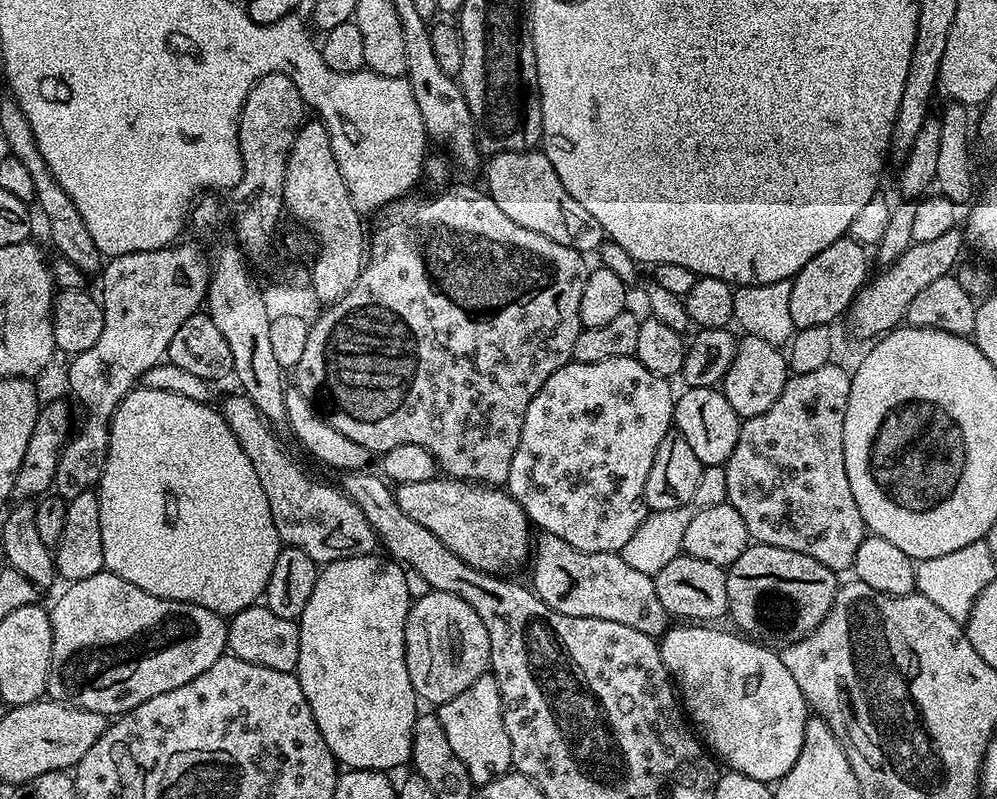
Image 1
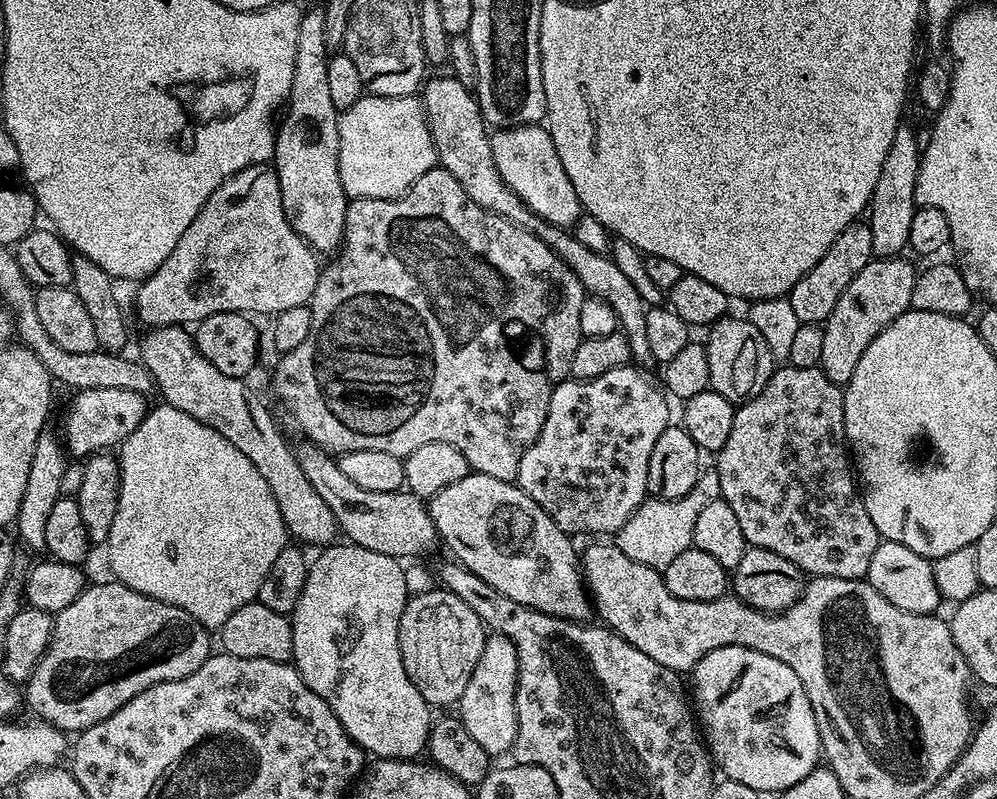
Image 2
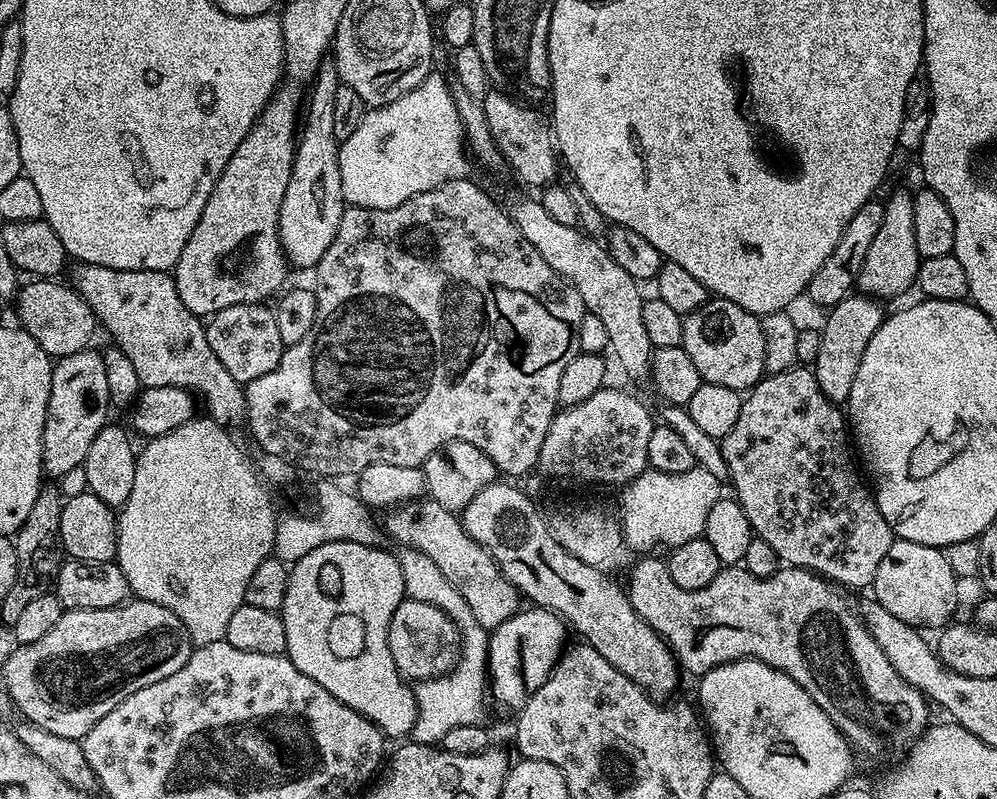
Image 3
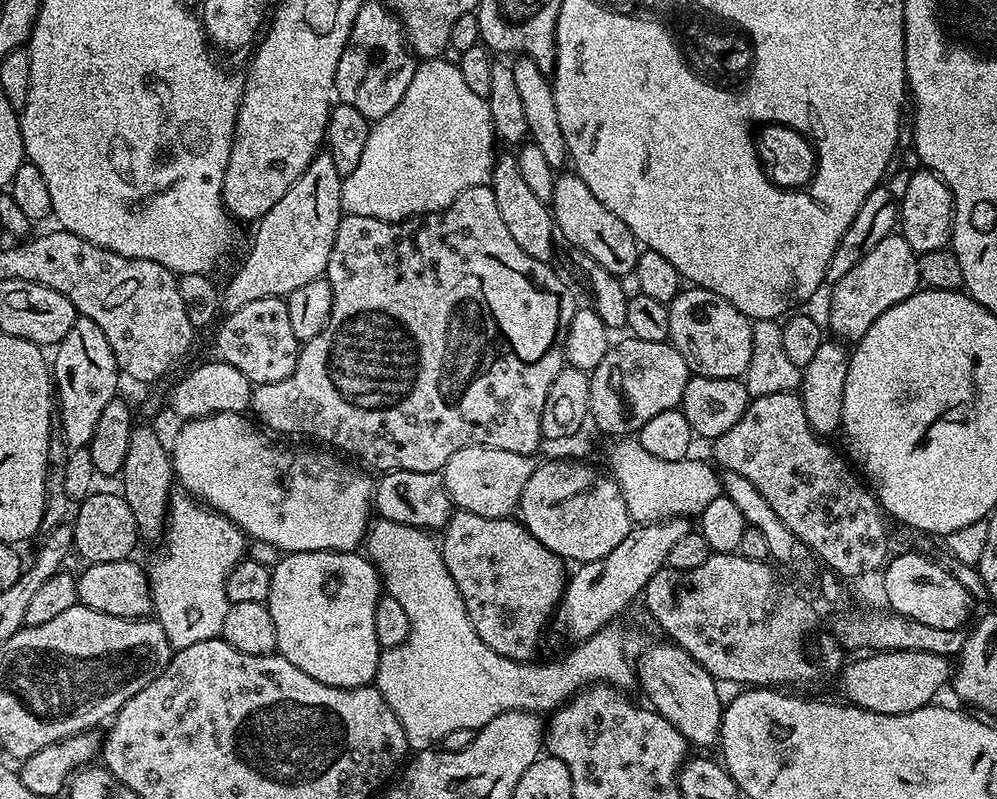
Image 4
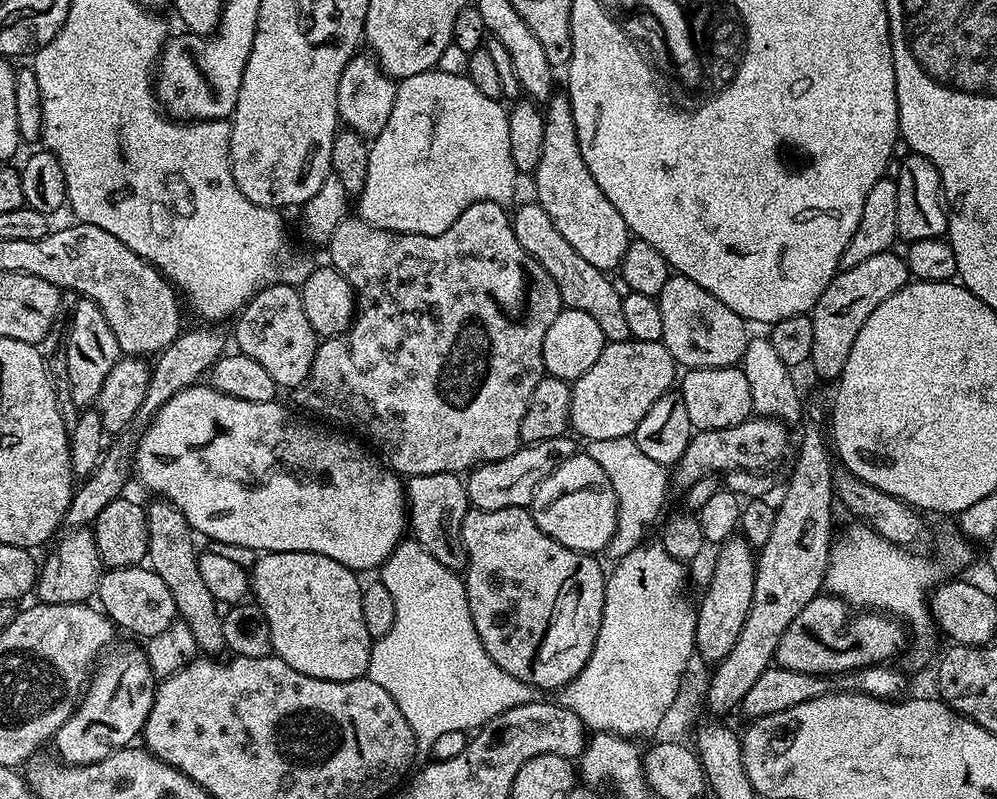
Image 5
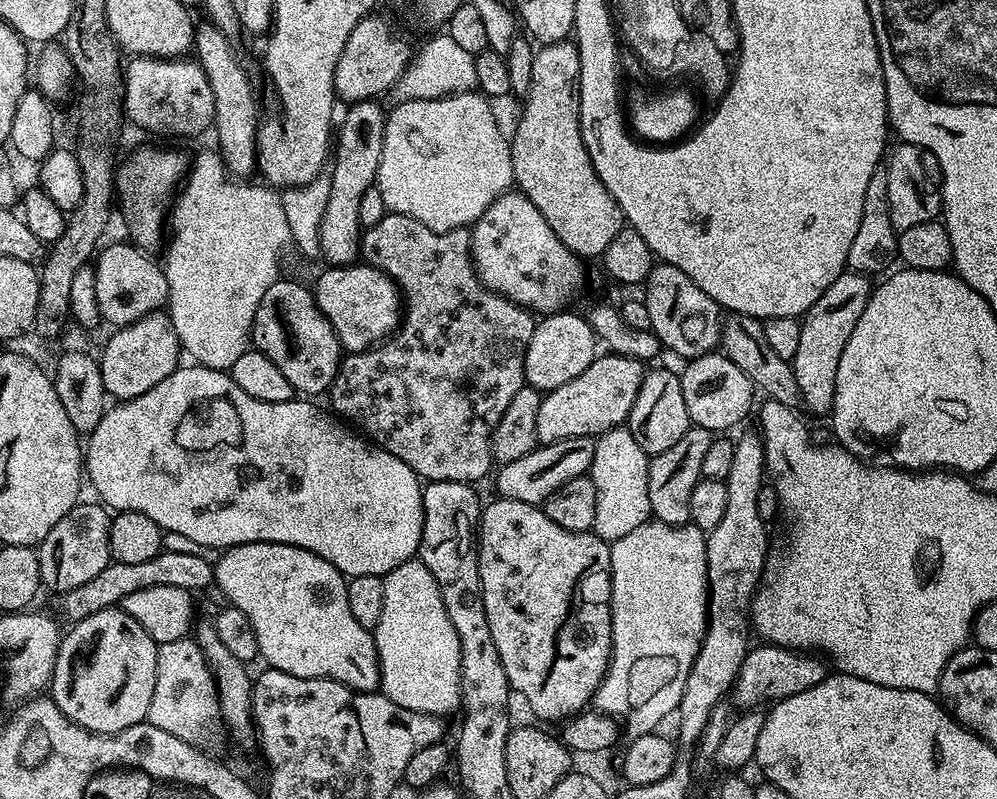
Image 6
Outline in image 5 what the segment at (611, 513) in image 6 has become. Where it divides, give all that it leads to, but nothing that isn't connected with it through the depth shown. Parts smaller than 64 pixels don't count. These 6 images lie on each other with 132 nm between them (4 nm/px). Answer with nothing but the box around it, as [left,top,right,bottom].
[586,436,670,558]

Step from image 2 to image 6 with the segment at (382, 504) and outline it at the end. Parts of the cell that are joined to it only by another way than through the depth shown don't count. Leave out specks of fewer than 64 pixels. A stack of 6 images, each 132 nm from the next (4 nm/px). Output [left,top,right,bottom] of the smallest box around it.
[476,496,612,722]

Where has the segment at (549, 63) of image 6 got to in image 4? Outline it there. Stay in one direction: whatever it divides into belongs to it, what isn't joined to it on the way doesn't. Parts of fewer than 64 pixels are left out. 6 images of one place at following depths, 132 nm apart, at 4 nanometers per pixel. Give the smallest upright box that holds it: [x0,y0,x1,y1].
[550,170,642,278]

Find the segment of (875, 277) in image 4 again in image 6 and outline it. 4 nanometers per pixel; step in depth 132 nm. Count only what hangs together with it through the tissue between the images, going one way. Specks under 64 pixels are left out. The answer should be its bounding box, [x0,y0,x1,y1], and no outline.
[790,271,873,417]

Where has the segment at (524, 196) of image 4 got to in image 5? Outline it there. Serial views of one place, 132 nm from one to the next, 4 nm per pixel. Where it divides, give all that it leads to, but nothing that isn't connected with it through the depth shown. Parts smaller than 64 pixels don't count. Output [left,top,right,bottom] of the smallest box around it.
[510,202,630,341]

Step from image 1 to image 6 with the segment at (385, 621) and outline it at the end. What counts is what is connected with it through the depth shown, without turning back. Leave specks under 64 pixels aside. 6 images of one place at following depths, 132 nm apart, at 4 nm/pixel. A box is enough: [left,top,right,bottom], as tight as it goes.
[214,542,380,692]

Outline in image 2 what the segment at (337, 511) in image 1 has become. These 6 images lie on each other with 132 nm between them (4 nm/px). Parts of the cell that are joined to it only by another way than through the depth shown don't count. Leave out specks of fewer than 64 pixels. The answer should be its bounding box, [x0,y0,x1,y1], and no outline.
[138,327,338,546]

